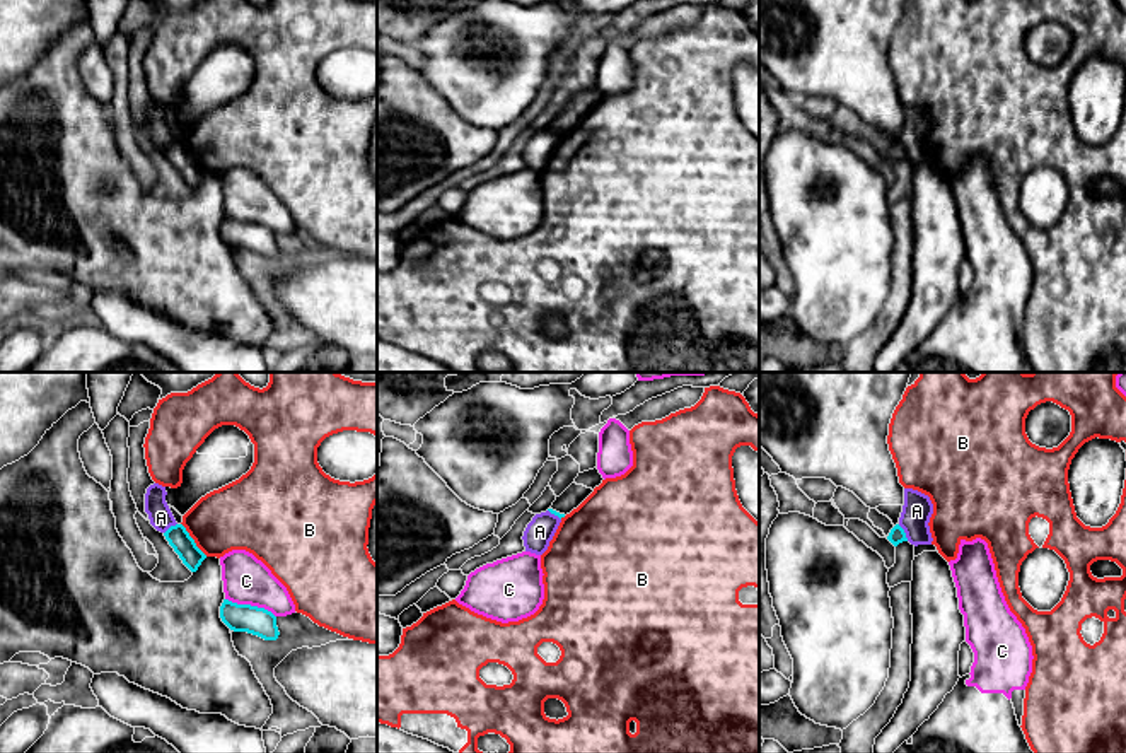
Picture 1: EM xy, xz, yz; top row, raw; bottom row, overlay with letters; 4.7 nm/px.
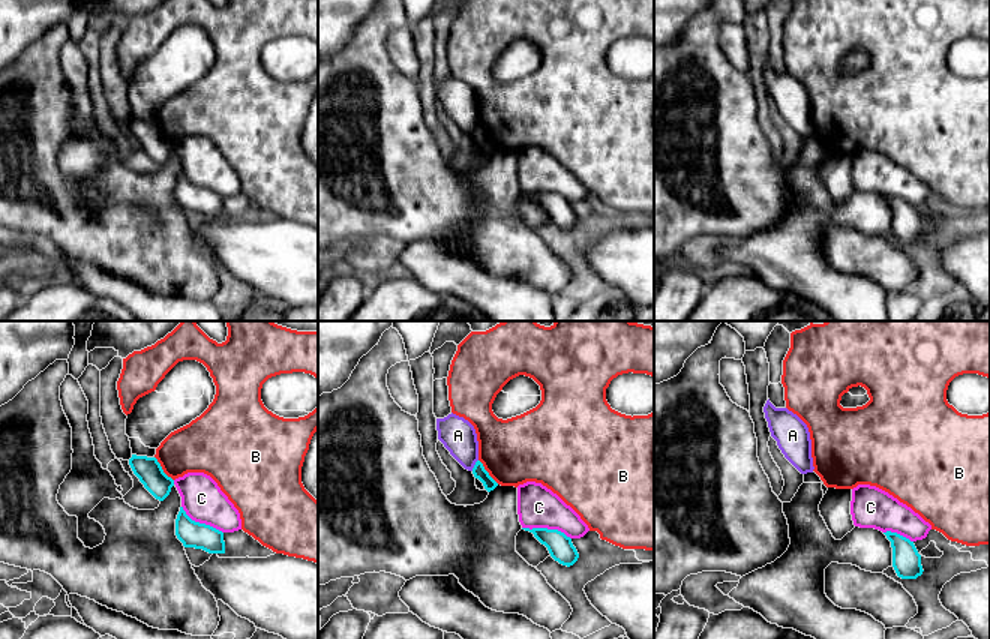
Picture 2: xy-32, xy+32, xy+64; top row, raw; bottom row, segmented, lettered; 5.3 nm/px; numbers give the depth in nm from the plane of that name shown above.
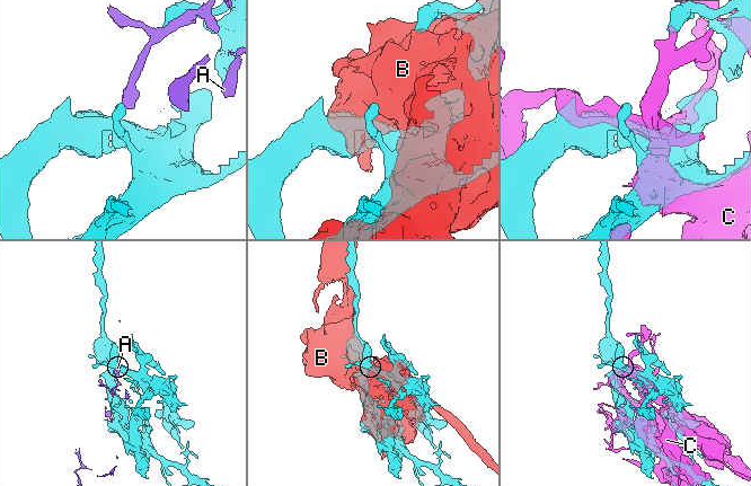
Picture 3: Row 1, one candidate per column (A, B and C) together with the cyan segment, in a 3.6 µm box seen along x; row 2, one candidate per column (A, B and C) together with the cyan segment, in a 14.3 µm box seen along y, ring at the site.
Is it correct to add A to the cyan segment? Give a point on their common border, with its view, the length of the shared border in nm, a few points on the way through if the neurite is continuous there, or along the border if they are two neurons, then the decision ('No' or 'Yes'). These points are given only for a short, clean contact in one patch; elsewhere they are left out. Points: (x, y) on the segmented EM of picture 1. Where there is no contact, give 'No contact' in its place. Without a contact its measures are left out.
Touches cyan at yz (905, 533). Shared border 90 nm. Boundary: yz (898, 525), (908, 540). No

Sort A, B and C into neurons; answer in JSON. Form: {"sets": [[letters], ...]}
{"sets": [["A"], ["B"], ["C"]]}

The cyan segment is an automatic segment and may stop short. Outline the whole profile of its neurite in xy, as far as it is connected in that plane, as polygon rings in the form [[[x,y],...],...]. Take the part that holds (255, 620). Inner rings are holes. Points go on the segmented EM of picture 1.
[[[223,599],[220,618],[234,632],[247,632],[264,640],[276,640],[280,635],[276,616],[264,608],[237,604]]]

